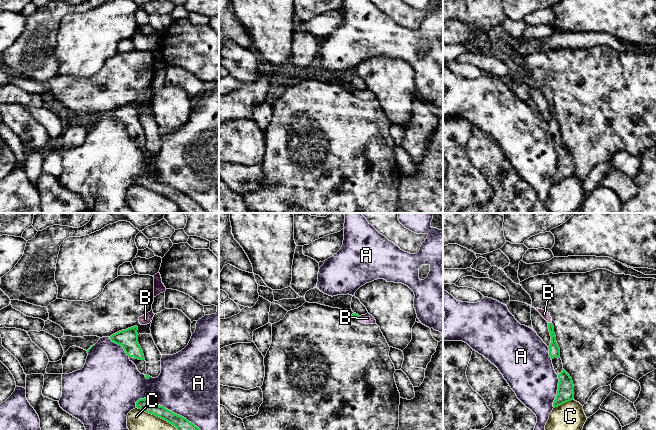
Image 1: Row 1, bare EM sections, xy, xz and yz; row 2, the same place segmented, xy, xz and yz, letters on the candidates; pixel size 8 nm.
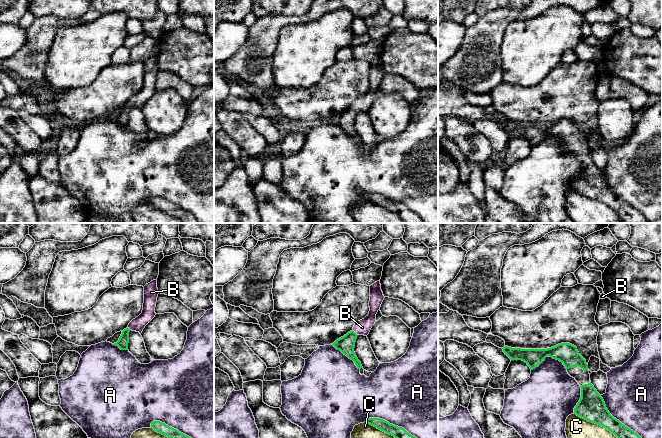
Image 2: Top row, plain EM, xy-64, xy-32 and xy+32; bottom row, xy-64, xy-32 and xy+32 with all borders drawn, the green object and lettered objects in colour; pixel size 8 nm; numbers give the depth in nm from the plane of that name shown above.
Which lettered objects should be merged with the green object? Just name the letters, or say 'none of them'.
B

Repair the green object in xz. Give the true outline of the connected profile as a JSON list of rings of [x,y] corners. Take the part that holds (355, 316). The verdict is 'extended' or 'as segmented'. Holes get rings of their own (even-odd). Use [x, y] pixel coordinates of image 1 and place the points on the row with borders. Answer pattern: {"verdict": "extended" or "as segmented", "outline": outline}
{"verdict": "extended", "outline": [[[353,313],[352,316],[354,319],[357,319],[359,322],[361,322],[363,324],[375,324],[376,323],[375,318],[372,315],[370,315],[369,313],[367,313],[365,315],[361,315],[361,316],[359,316],[356,313]]]}

